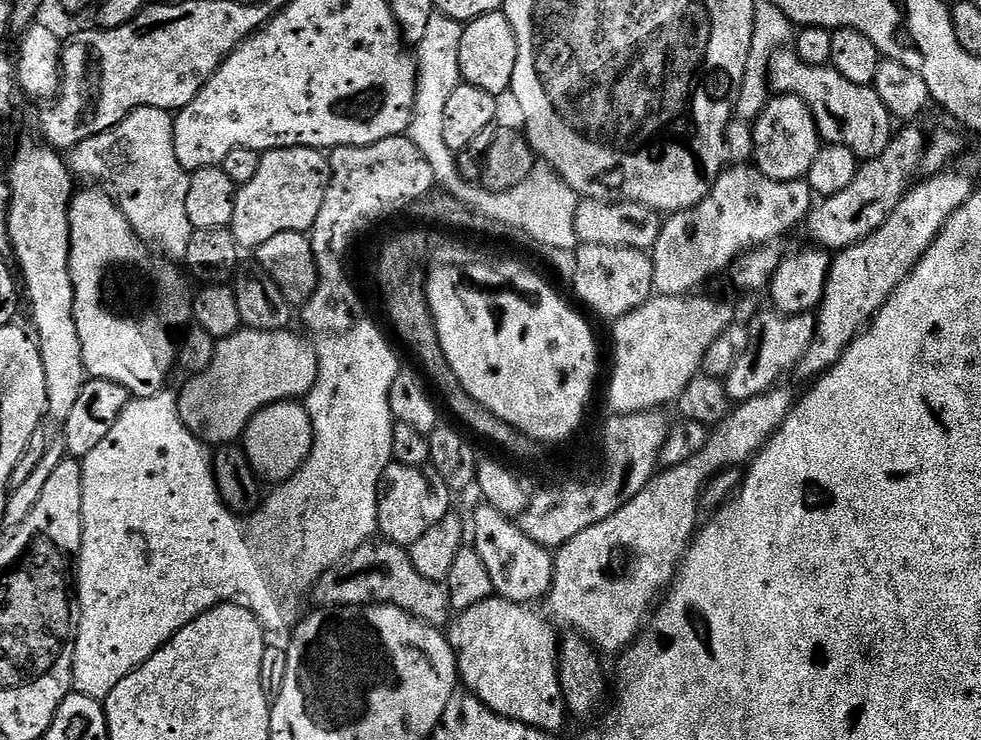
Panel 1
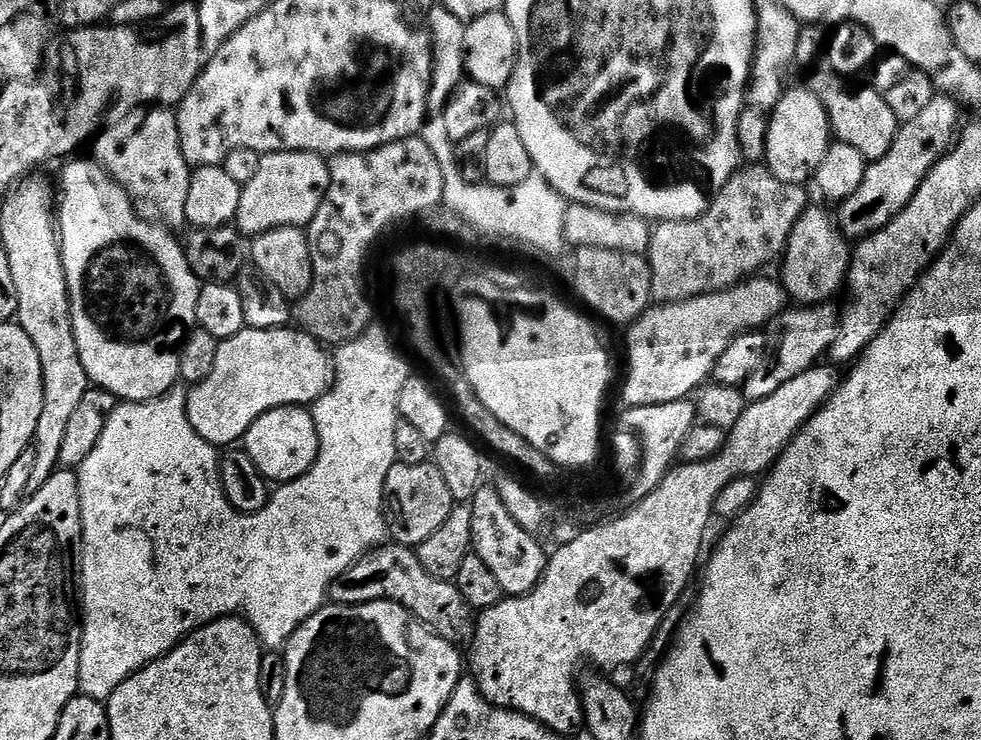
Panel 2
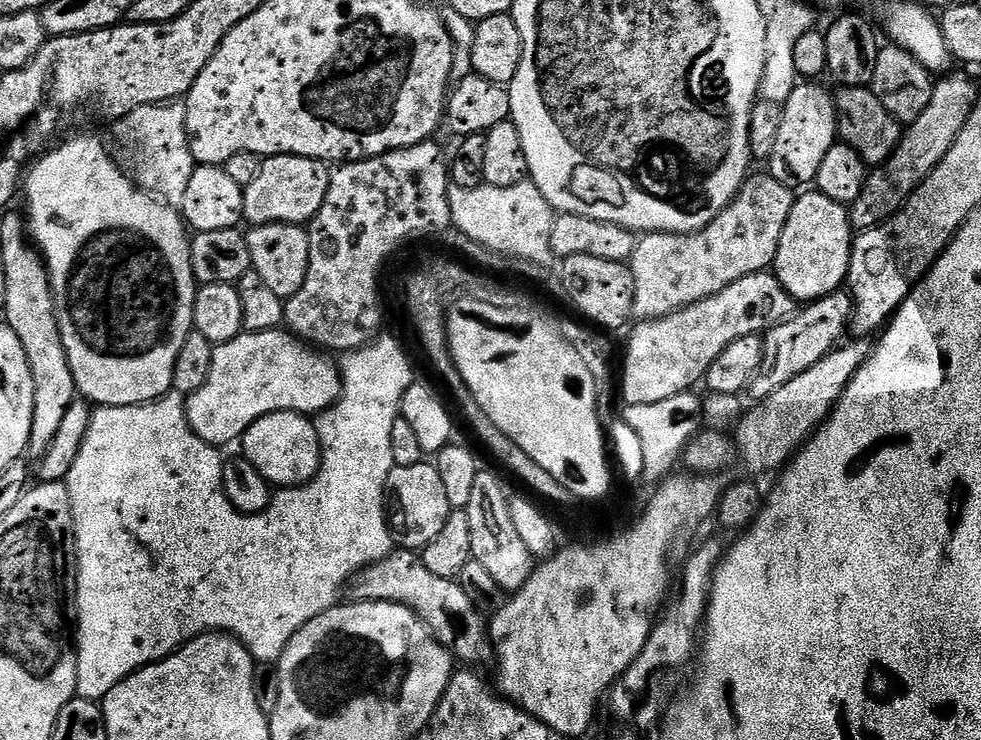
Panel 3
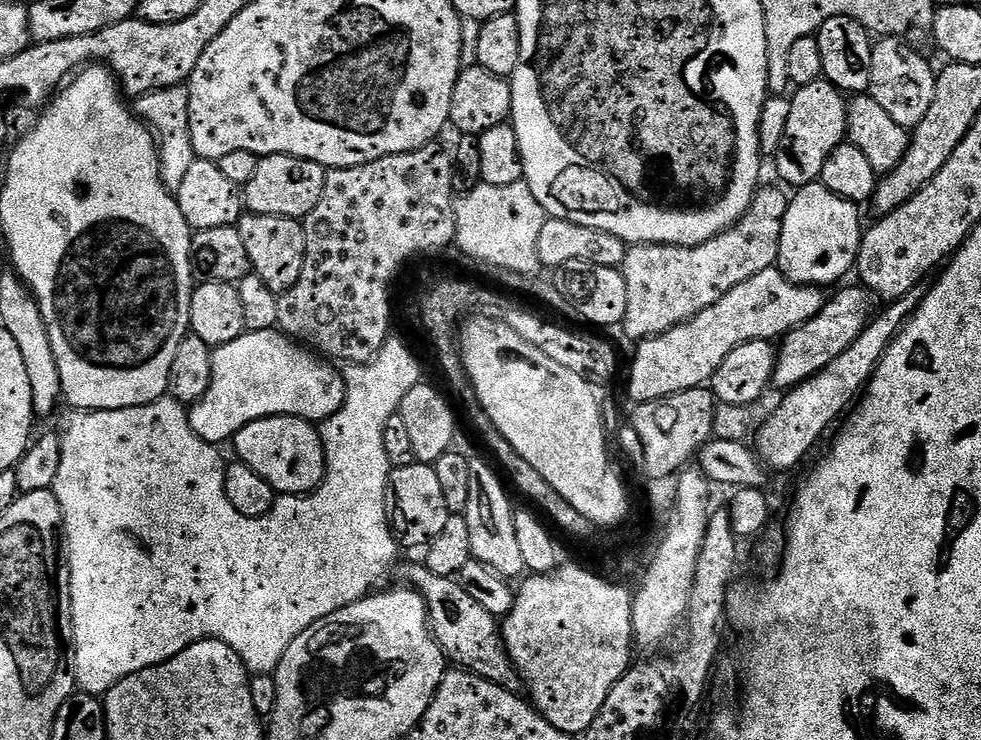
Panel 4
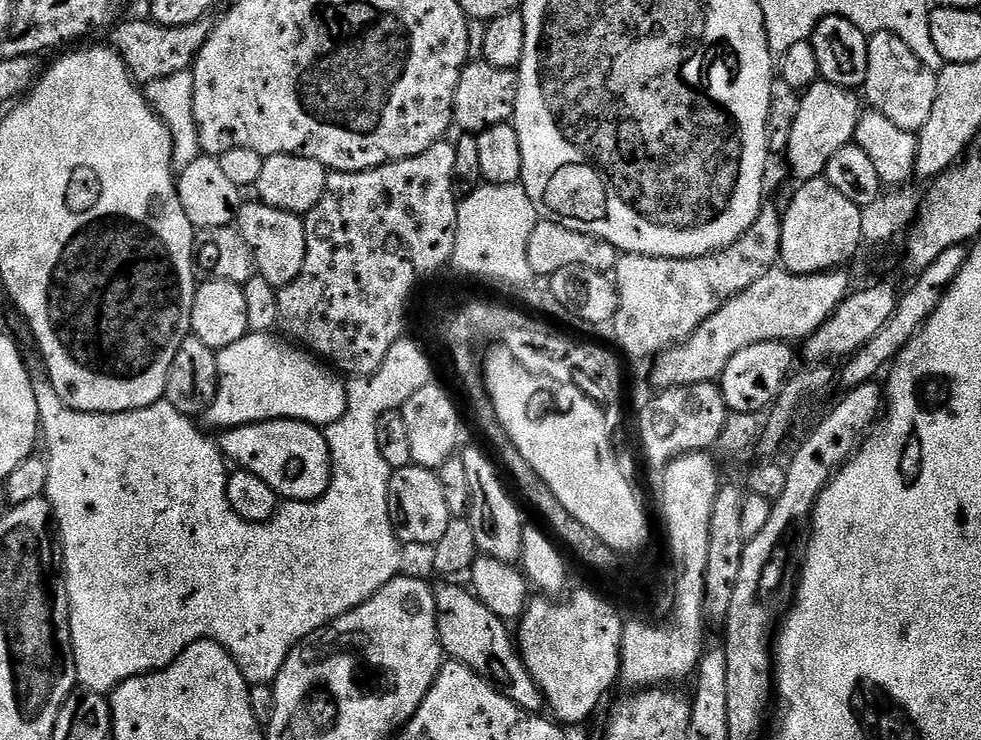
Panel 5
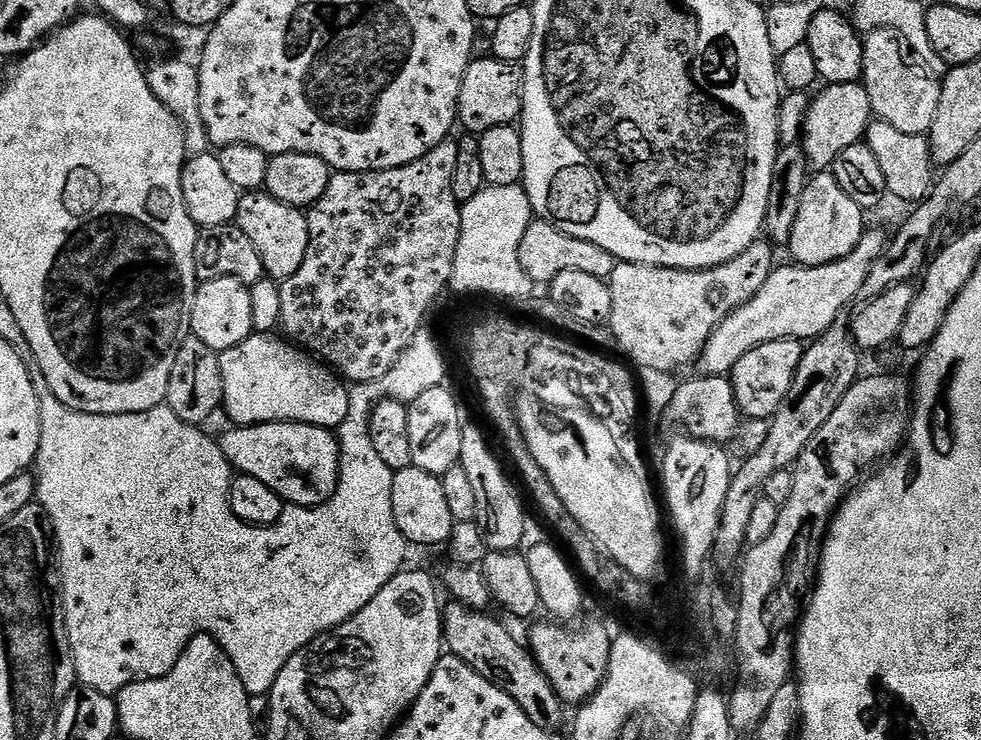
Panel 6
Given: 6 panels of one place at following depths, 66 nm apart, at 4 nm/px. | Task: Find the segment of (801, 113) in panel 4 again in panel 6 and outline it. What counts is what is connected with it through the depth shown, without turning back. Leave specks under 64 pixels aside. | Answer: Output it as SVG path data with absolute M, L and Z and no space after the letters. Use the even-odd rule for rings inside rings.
M842 82L824 86L817 96L811 97L804 119L802 147L809 169L831 169L834 158L838 158L838 154L842 154L846 146L854 146L867 137L868 125L873 123L873 120L870 94L866 94L863 83Z

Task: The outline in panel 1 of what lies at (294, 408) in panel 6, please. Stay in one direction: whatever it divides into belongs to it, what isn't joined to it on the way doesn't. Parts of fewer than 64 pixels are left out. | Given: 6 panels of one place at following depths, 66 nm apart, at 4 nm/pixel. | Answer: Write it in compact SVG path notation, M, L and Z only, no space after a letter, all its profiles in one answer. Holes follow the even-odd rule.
M241 330L224 340L217 340L212 365L201 376L191 377L184 389L179 389L182 422L209 446L239 441L249 422L263 408L307 397L318 374L316 362L315 347L299 340L292 330Z

